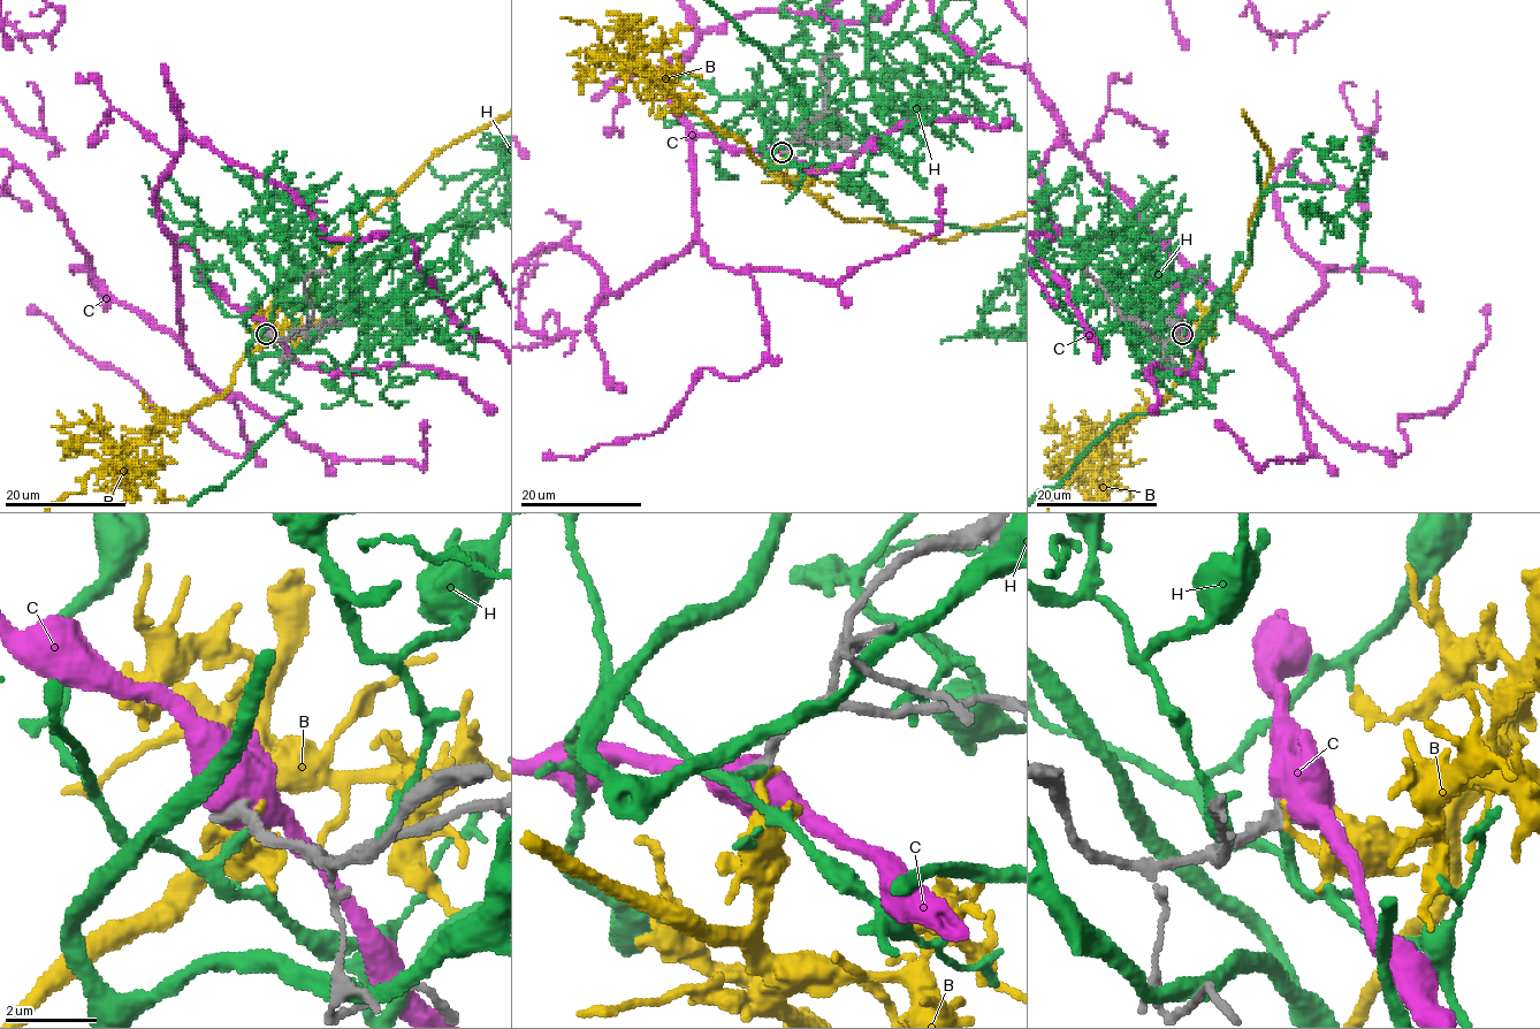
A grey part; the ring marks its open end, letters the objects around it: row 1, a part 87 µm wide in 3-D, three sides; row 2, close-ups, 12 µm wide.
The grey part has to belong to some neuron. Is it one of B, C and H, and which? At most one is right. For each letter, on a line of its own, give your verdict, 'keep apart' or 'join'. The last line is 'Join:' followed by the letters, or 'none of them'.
B: keep apart
C: keep apart
H: keep apart
Join: none of them

